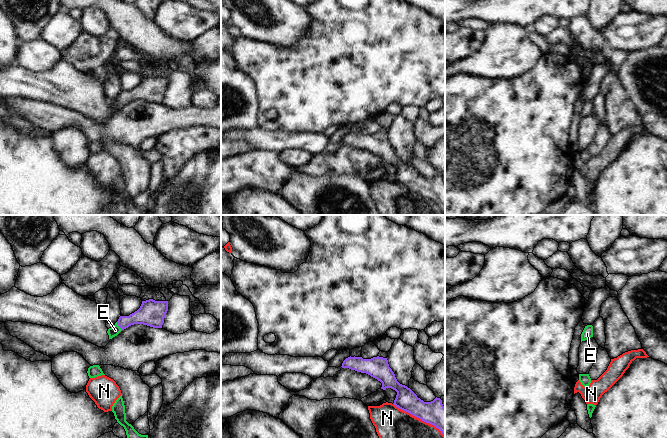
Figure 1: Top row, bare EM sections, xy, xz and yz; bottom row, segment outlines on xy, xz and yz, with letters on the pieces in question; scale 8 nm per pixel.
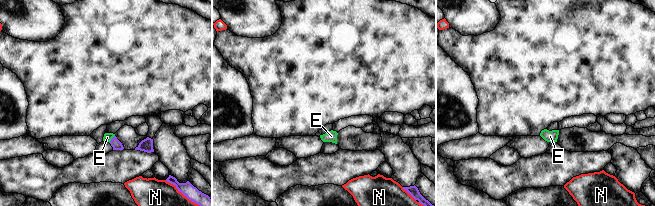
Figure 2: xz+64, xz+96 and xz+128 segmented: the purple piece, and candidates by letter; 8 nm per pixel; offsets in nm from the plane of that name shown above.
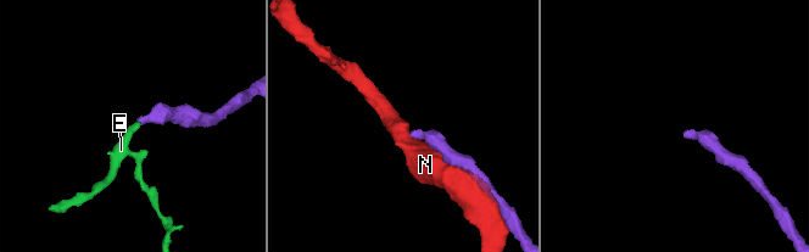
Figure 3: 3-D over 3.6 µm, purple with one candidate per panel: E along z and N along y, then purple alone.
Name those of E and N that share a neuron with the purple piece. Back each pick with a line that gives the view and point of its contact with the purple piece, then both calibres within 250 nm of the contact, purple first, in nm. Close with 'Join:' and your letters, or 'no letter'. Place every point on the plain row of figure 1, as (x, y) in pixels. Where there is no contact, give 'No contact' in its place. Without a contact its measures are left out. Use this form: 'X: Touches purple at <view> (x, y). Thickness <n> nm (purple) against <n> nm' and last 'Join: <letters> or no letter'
E: Touches purple at xy (119, 102). Thickness 170 nm (purple) against 80 nm
Join: E

